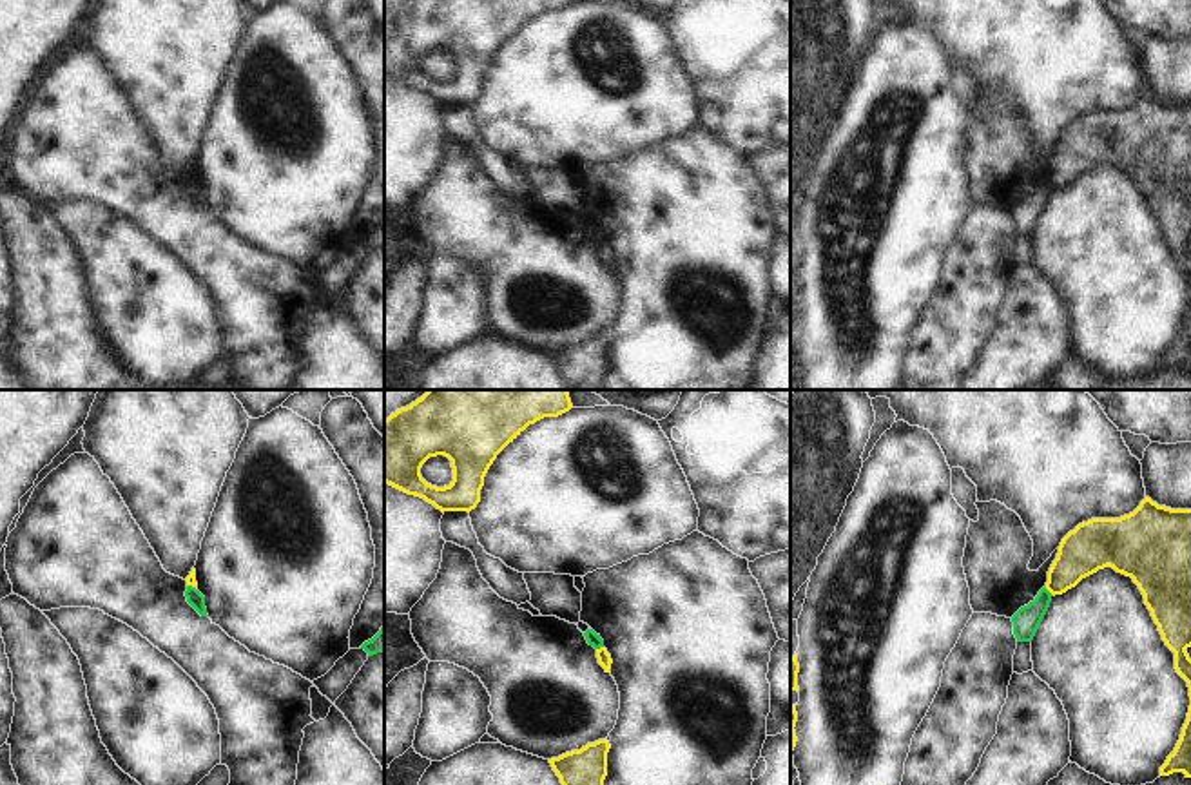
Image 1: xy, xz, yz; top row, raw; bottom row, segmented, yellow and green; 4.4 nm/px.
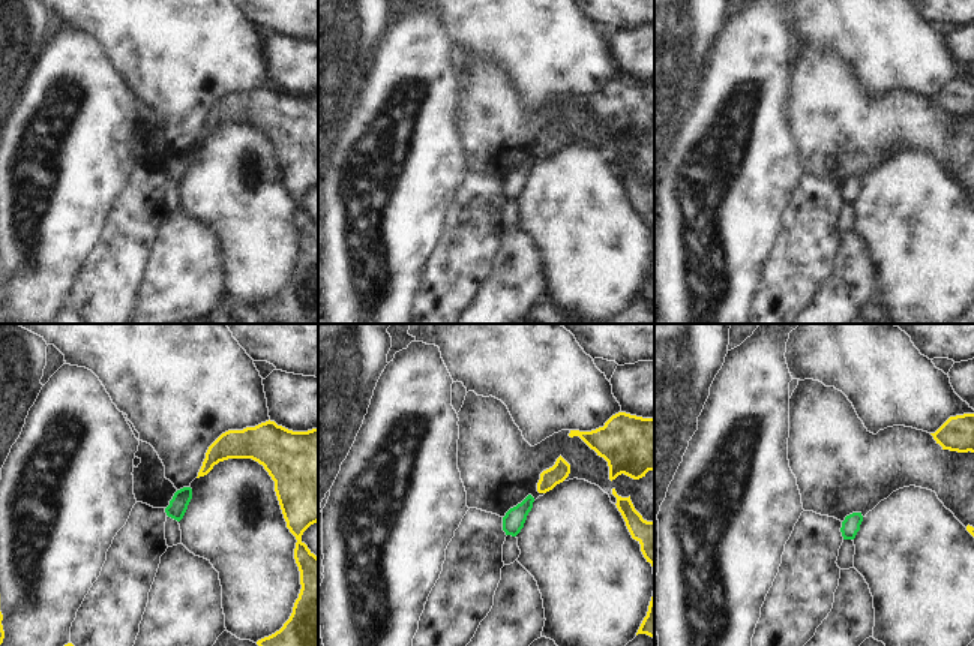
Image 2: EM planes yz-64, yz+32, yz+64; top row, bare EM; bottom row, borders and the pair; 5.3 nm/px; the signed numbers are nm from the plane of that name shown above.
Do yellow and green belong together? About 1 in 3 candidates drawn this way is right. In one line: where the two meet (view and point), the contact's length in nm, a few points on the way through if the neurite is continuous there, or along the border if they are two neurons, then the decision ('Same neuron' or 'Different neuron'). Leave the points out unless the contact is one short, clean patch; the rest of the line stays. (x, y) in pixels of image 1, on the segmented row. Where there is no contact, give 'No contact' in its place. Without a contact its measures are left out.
Touches yellow at yz (1050, 591). Shared border 60 nm. Boundary: yz (1045, 588), (1054, 595). Different neuron.

